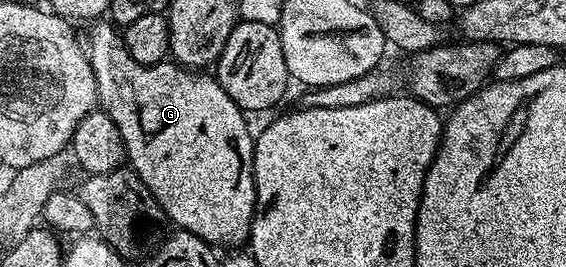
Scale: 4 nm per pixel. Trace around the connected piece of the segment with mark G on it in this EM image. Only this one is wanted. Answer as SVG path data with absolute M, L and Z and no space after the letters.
M99 19L92 25L95 26L88 31L87 37L85 33L85 48L87 57L91 60L93 75L97 83L98 108L107 113L109 119L113 119L113 123L117 123L117 131L121 131L121 139L127 152L126 160L129 162L130 168L134 169L138 177L145 183L145 187L149 187L149 191L155 196L163 212L167 214L167 220L172 226L197 235L202 241L207 242L212 247L220 247L219 245L231 245L227 247L242 246L239 244L242 241L244 244L250 238L251 221L255 217L255 176L253 175L255 137L253 136L253 129L251 133L250 127L247 126L246 119L248 120L248 118L245 116L244 110L240 109L237 103L233 103L233 99L229 99L229 95L225 95L225 87L221 87L214 76L207 74L206 77L206 72L188 69L171 59L156 65L137 63L137 59L133 59L133 55L129 55L129 51L123 45L122 36L120 36L116 26L110 20Z

